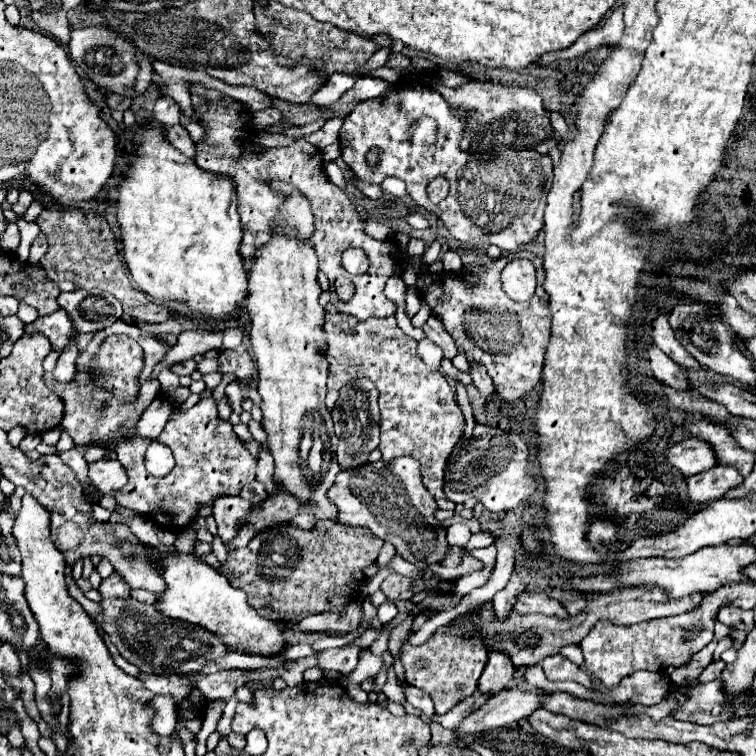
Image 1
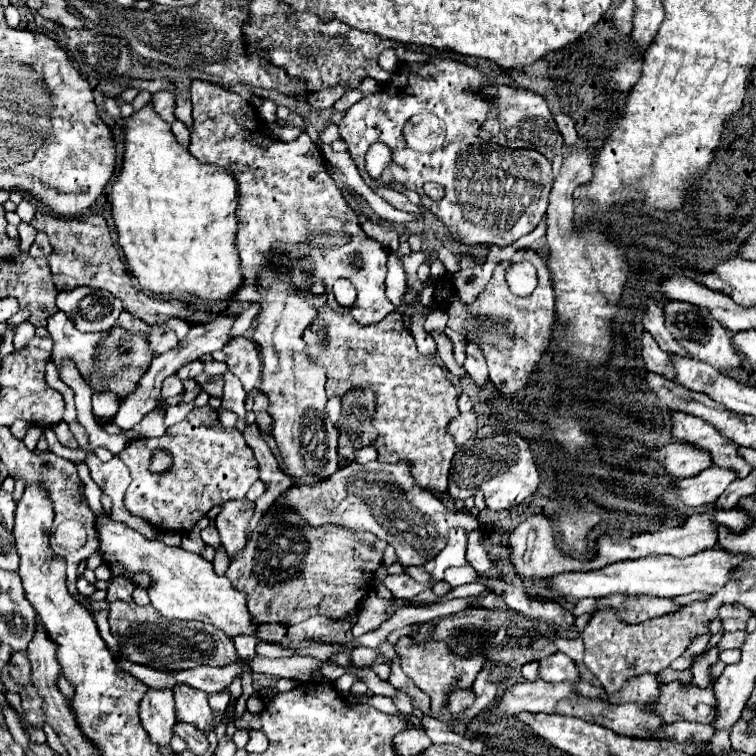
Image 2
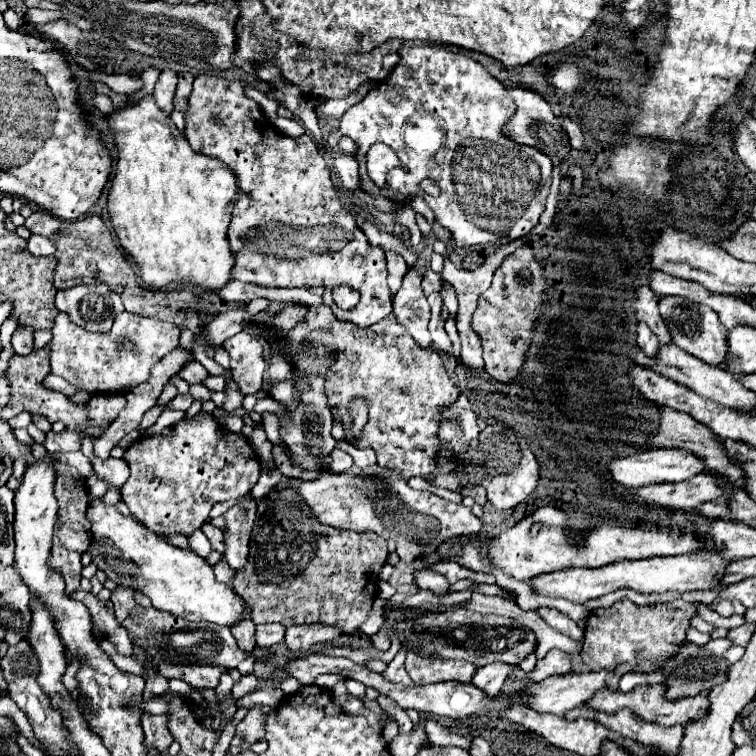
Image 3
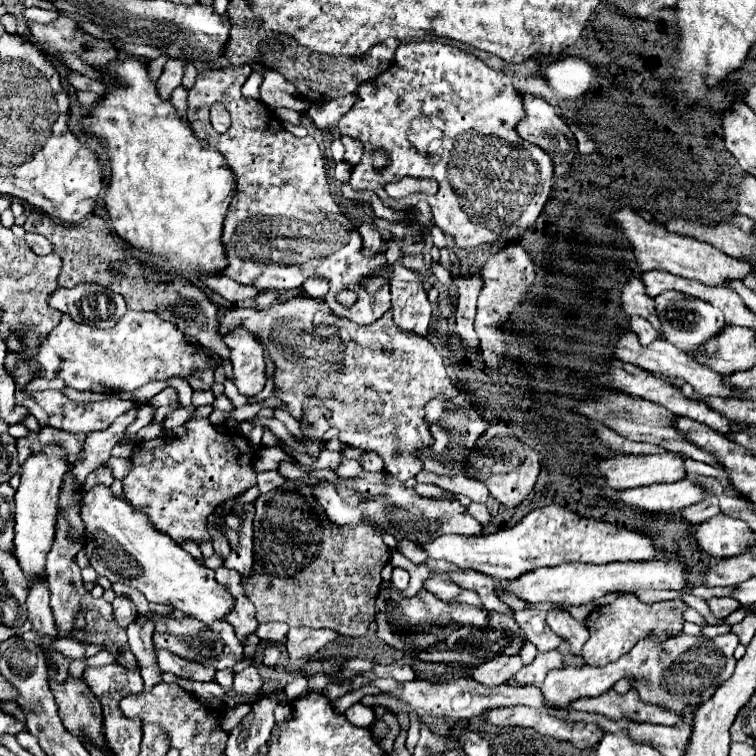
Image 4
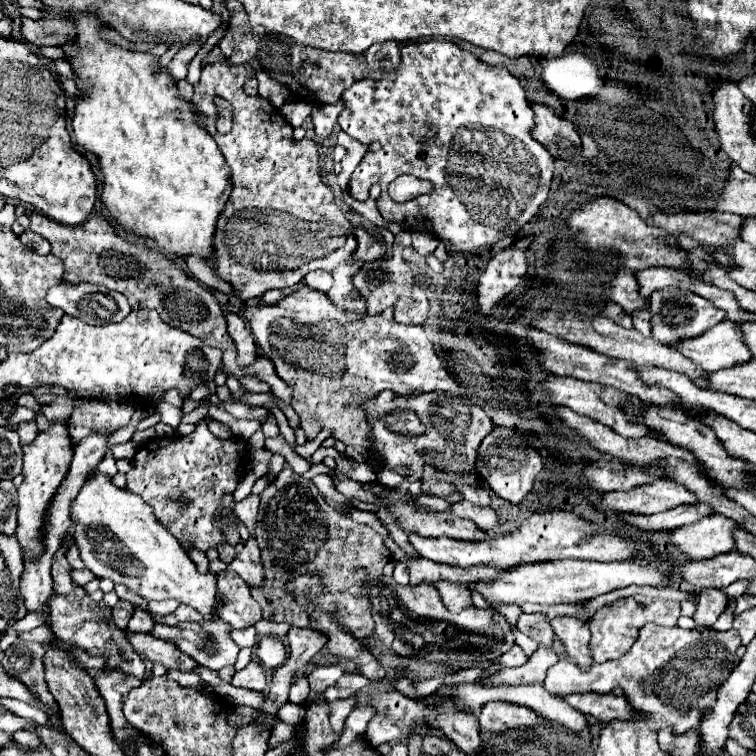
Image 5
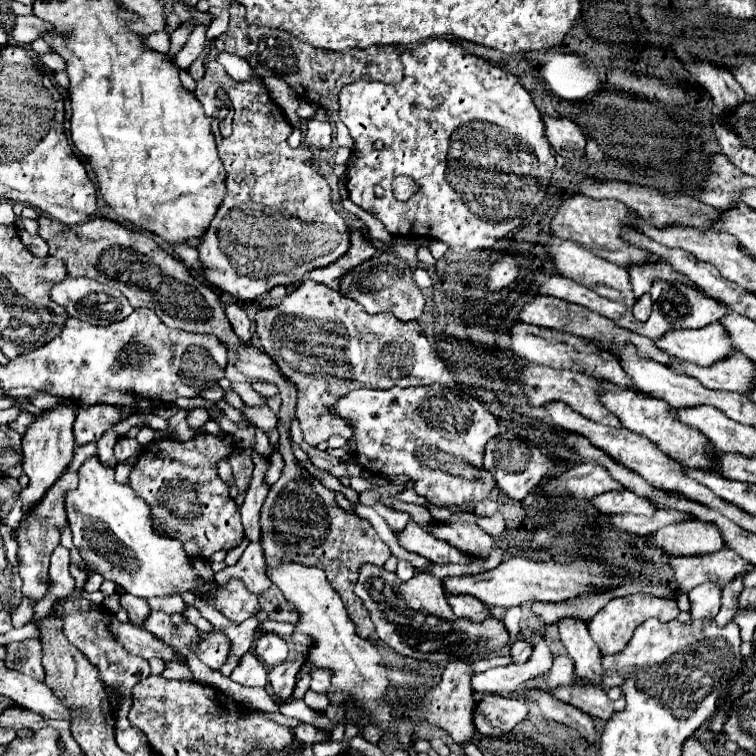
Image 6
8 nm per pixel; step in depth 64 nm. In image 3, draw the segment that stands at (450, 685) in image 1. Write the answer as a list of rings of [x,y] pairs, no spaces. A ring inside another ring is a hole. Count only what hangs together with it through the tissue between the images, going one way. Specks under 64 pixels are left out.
[[[418,654],[406,656],[406,670],[416,684],[430,682],[470,682],[476,670],[474,664],[466,660],[438,660],[438,658],[422,658]]]

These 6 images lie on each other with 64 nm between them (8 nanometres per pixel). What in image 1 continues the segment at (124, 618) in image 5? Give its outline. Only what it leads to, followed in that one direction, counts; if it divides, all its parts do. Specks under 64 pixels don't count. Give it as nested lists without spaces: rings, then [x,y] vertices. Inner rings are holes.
[[[112,572],[106,580],[102,580],[100,592],[104,598],[130,598],[130,586],[118,572]]]

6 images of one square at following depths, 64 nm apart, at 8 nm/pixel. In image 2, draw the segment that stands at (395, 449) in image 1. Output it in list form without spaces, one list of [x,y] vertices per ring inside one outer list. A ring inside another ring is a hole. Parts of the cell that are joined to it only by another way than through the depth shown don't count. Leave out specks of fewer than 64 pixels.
[[[322,306],[318,310],[316,324],[312,324],[308,332],[304,332],[304,342],[308,344],[312,360],[326,366],[328,398],[342,398],[352,388],[372,388],[376,392],[376,412],[372,418],[372,426],[378,430],[378,438],[372,442],[372,446],[378,450],[378,460],[390,464],[408,460],[412,468],[412,478],[416,482],[426,488],[446,490],[450,462],[456,452],[454,440],[446,432],[446,426],[454,416],[458,416],[458,388],[448,380],[436,356],[420,356],[412,334],[402,324],[402,316],[398,312],[392,312],[378,324],[360,326],[348,314],[338,316],[328,306]]]

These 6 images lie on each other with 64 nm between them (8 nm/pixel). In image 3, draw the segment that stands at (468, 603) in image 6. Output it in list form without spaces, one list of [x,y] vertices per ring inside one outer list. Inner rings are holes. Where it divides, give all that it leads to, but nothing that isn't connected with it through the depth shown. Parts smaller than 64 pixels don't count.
[[[420,570],[418,576],[416,576],[416,582],[418,582],[420,588],[430,590],[436,596],[444,596],[444,594],[450,592],[450,582],[434,570]]]

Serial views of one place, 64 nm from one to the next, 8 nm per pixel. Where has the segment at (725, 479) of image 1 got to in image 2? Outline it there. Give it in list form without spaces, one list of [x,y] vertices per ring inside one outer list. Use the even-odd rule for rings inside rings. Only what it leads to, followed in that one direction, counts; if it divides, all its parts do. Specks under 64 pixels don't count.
[[[712,466],[700,472],[698,476],[678,480],[674,490],[678,494],[678,500],[686,506],[700,508],[706,504],[712,504],[718,500],[718,496],[726,490],[726,486],[736,478],[734,472]]]

